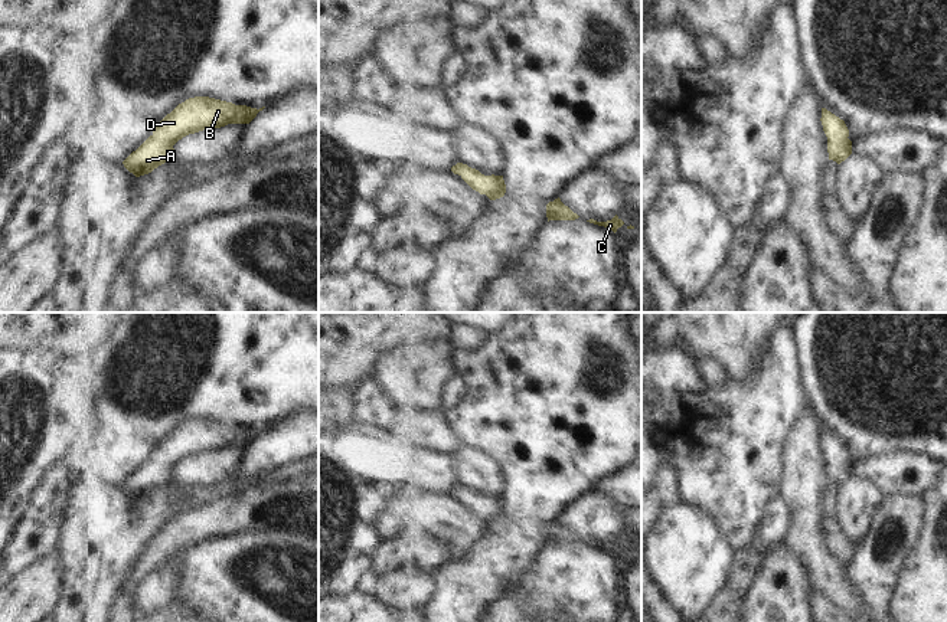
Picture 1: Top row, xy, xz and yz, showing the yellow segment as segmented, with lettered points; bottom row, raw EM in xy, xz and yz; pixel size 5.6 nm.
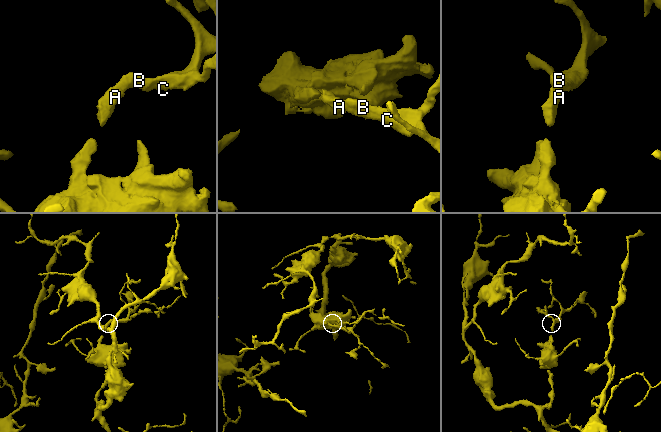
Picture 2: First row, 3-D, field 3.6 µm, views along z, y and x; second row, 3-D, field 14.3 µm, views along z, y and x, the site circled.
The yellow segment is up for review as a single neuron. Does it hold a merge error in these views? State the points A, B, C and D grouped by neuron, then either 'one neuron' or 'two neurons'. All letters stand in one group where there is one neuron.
A B C D | one neuron

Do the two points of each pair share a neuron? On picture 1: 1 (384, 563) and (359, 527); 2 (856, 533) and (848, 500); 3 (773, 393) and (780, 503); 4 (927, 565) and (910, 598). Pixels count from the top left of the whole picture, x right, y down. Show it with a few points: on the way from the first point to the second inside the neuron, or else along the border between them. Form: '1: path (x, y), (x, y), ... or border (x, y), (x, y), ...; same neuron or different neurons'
1: border (381, 543), (372, 559), (369, 575), (363, 582); different neurons
2: path (855, 524), (855, 508); same neuron
3: border (780, 494), (768, 507), (761, 524); different neurons
4: path (927, 573), (927, 580), (918, 589); same neuron

